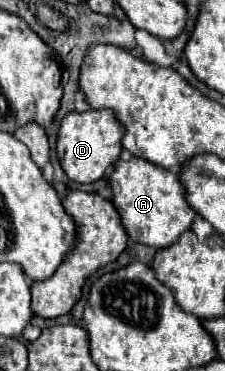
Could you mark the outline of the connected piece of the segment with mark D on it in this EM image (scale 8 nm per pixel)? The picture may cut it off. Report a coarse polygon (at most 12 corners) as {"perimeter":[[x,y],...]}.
{"perimeter":[[110,111],[68,113],[56,153],[76,183],[108,173],[122,151]]}

